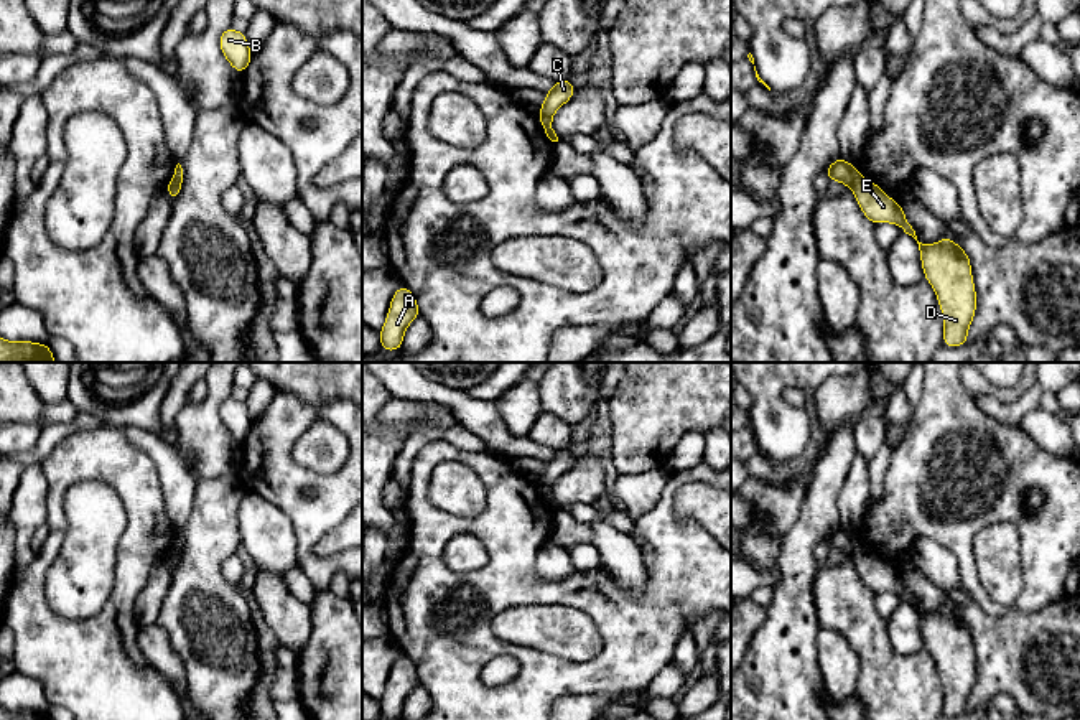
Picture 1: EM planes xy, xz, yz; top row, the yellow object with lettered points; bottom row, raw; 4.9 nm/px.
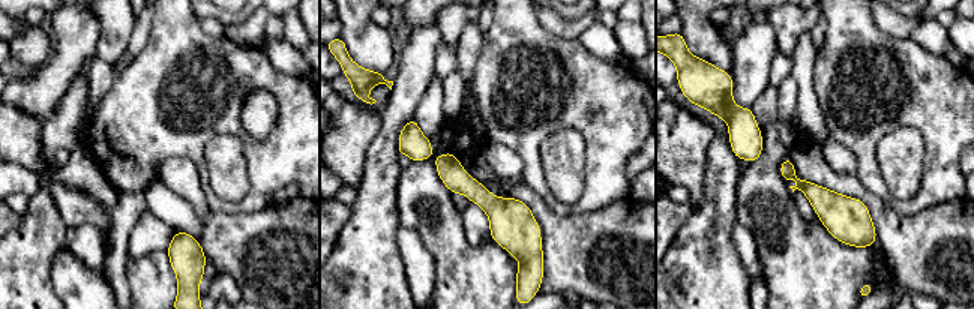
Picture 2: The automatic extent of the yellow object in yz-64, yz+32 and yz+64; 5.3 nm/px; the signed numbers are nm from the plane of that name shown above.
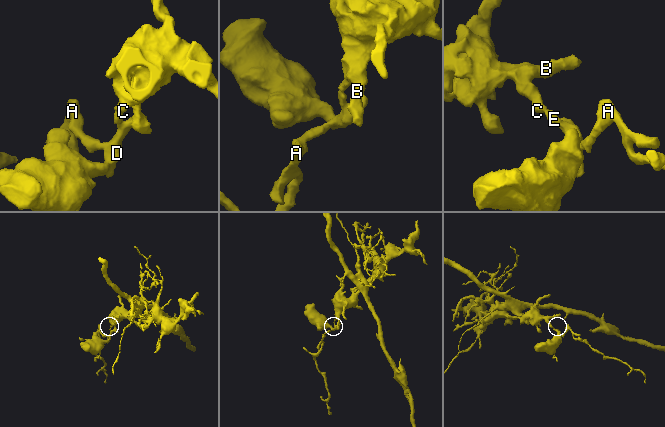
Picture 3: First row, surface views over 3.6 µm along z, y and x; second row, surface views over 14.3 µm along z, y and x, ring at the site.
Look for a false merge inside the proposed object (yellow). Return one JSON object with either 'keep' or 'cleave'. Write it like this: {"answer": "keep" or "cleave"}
{"answer": "cleave"}

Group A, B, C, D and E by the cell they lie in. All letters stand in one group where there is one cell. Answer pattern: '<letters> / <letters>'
A D E / B C

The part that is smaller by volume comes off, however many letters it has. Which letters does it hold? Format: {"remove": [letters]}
{"remove": ["A", "D", "E"]}

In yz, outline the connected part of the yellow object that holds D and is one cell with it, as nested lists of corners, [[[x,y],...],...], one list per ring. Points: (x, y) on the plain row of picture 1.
[[[950,606],[935,613],[919,611],[925,649],[935,659],[943,687],[943,715],[958,717],[968,710],[976,682],[976,657],[965,618]]]

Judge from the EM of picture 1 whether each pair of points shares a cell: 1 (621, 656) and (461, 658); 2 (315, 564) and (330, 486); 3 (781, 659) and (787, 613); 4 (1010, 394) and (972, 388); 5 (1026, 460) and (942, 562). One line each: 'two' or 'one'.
1: one
2: one
3: one
4: one
5: two

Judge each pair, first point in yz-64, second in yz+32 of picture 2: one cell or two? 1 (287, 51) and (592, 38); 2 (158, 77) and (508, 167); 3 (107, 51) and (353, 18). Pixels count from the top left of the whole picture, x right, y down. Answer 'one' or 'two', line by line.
1: one
2: two
3: one

